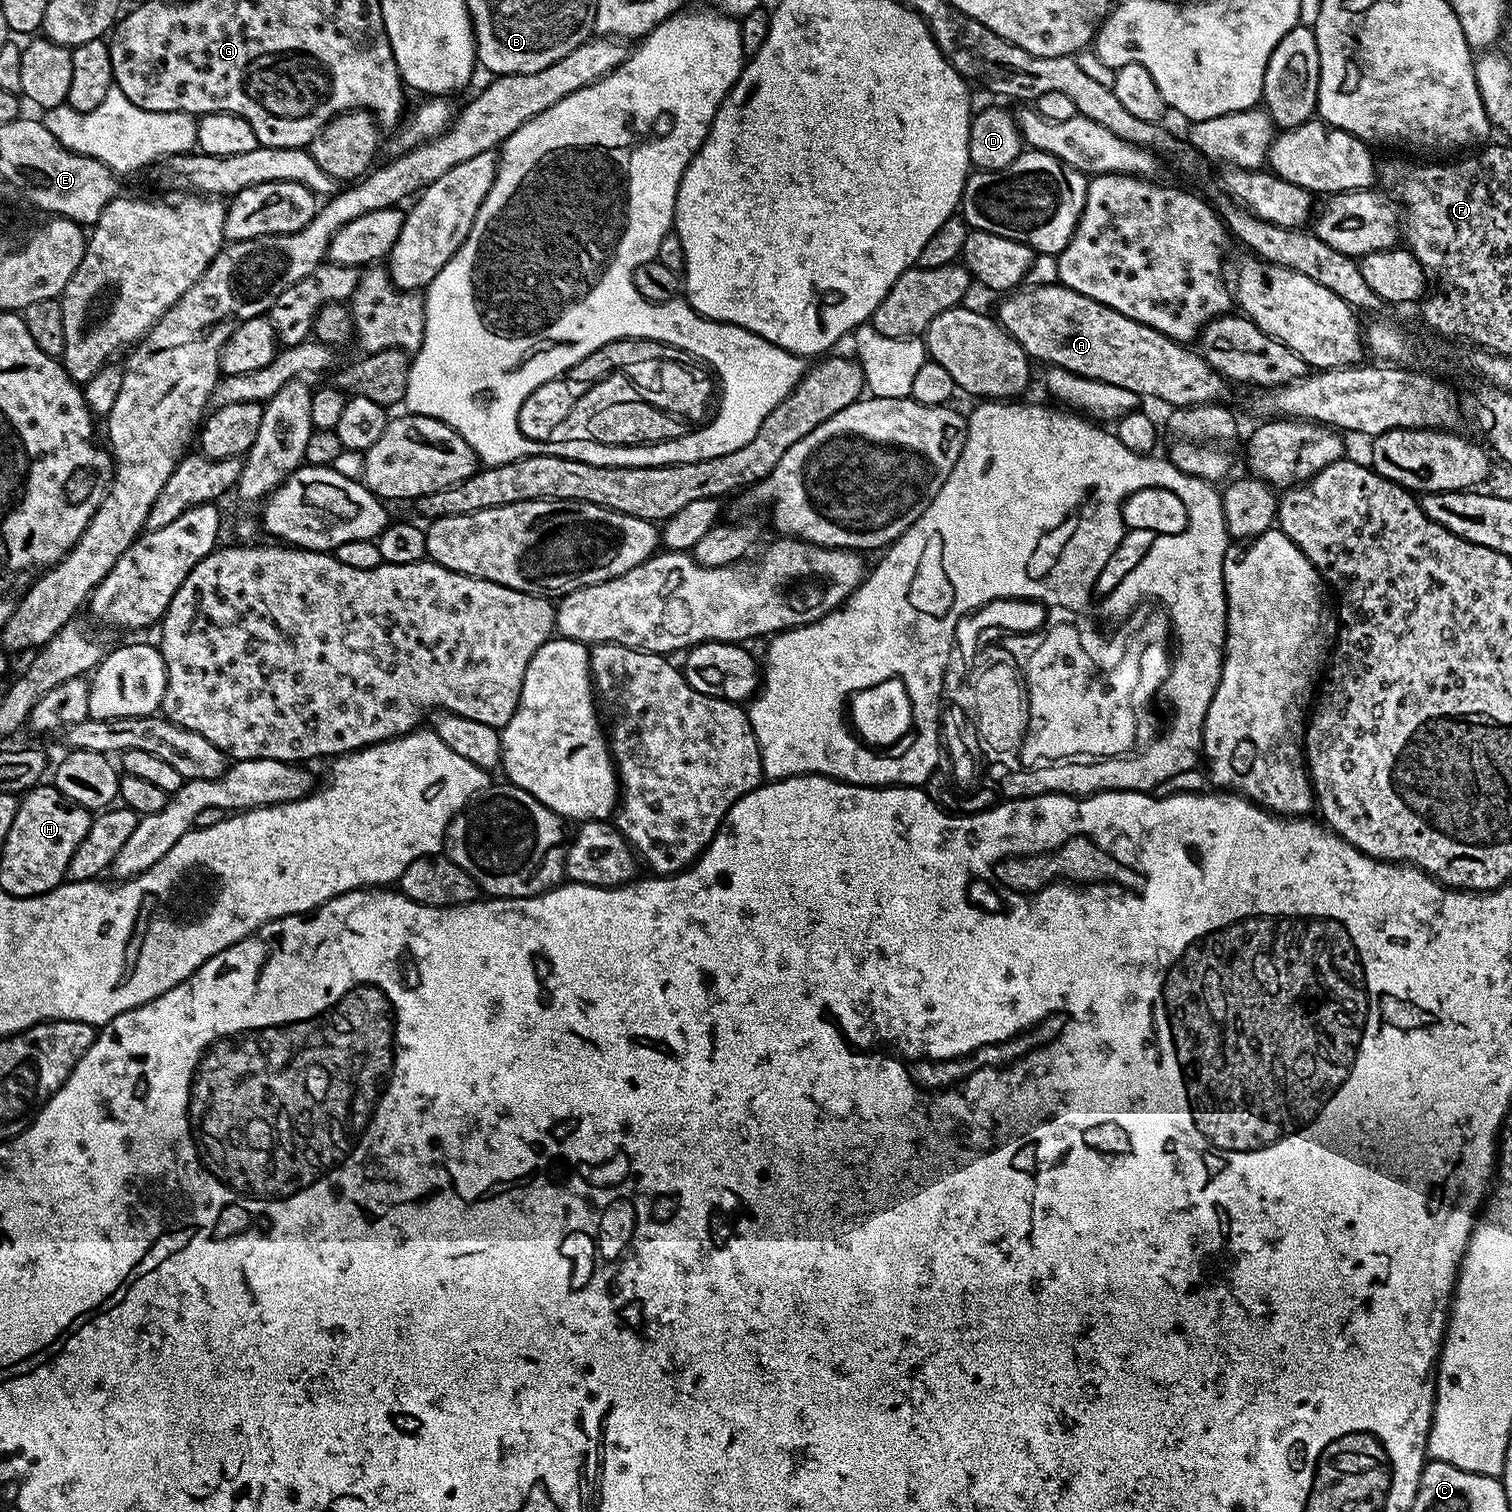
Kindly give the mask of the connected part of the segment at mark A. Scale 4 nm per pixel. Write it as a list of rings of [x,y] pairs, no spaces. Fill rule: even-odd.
[[[1059,282],[1038,284],[1027,290],[1029,292],[1016,290],[1005,295],[1001,299],[1004,301],[1000,304],[998,319],[1000,325],[1020,343],[1033,361],[1041,360],[1044,366],[1065,368],[1110,386],[1122,386],[1122,390],[1130,390],[1138,398],[1153,396],[1164,404],[1170,404],[1173,409],[1211,405],[1220,400],[1226,381],[1204,361],[1195,347],[1171,340],[1166,334],[1142,322],[1134,322],[1134,318],[1126,318],[1126,314],[1118,314],[1118,310],[1110,310],[1110,306],[1102,306],[1102,302],[1094,302],[1094,298],[1086,298],[1086,294],[1078,294],[1078,290],[1070,290]]]

